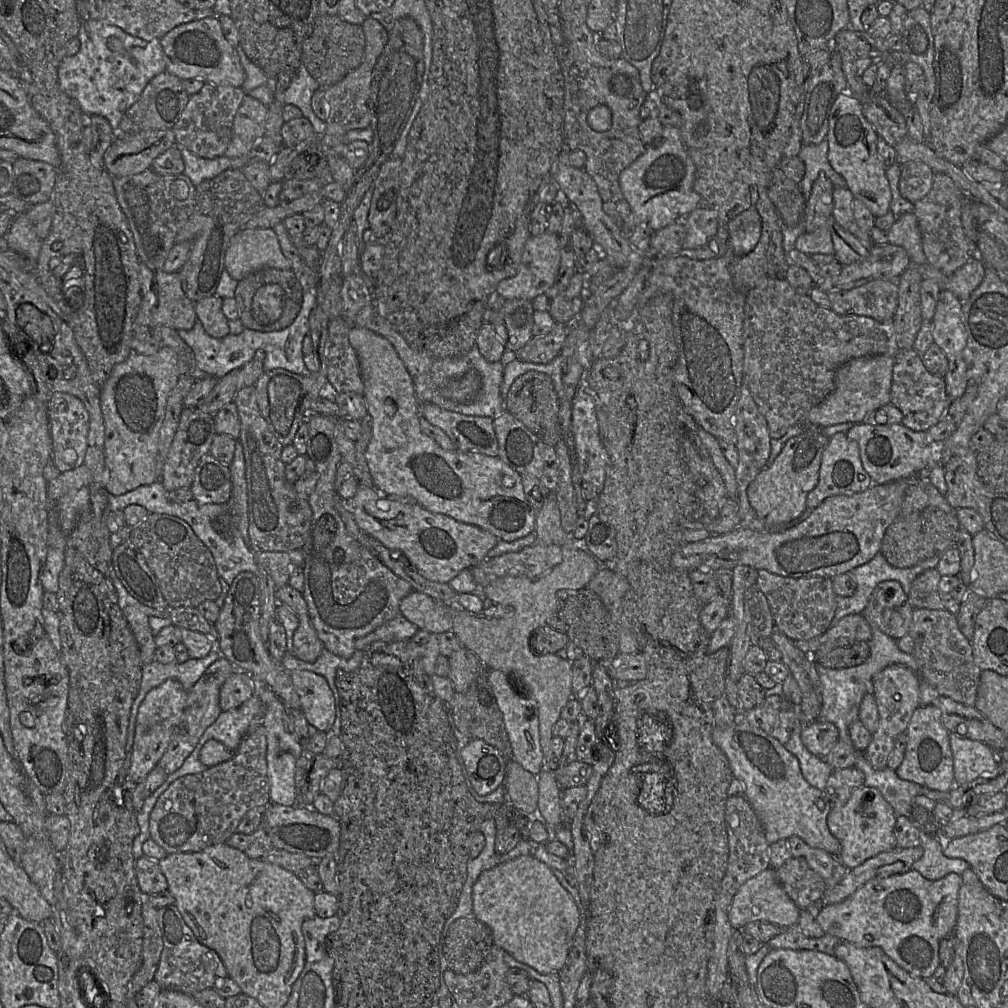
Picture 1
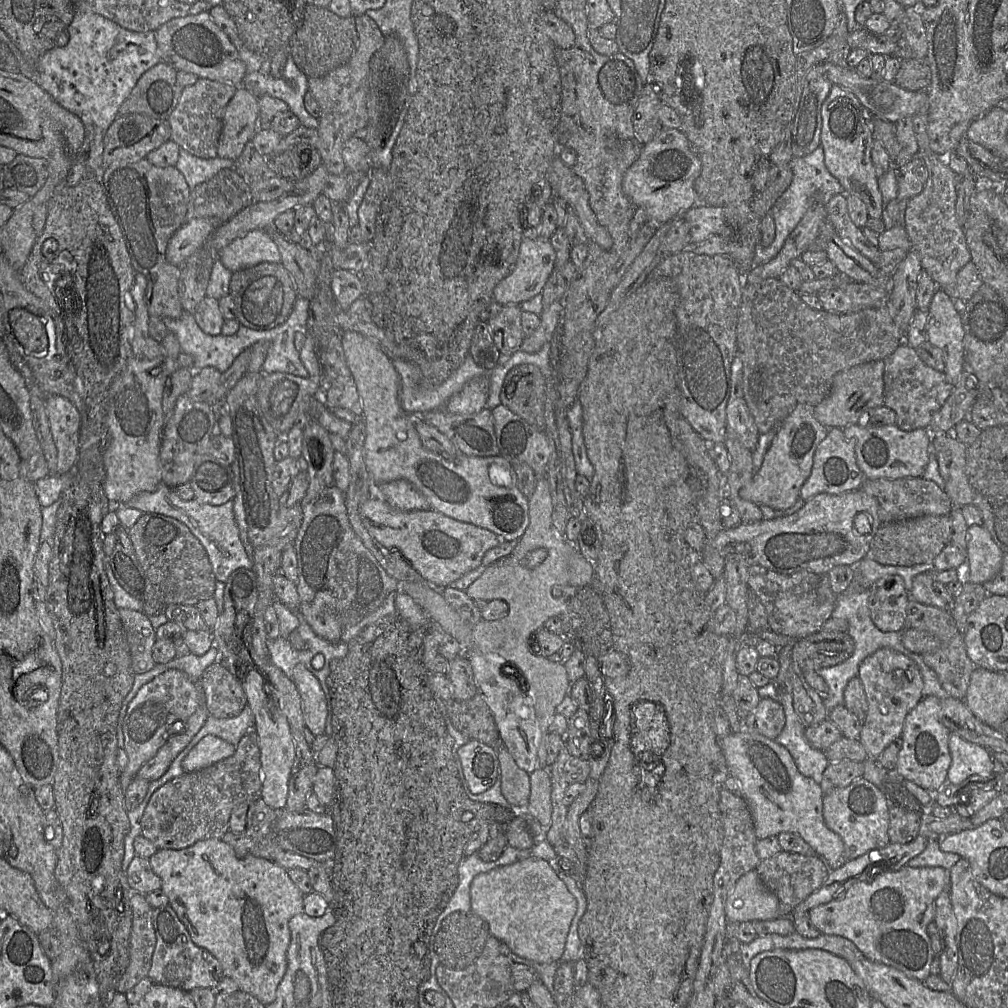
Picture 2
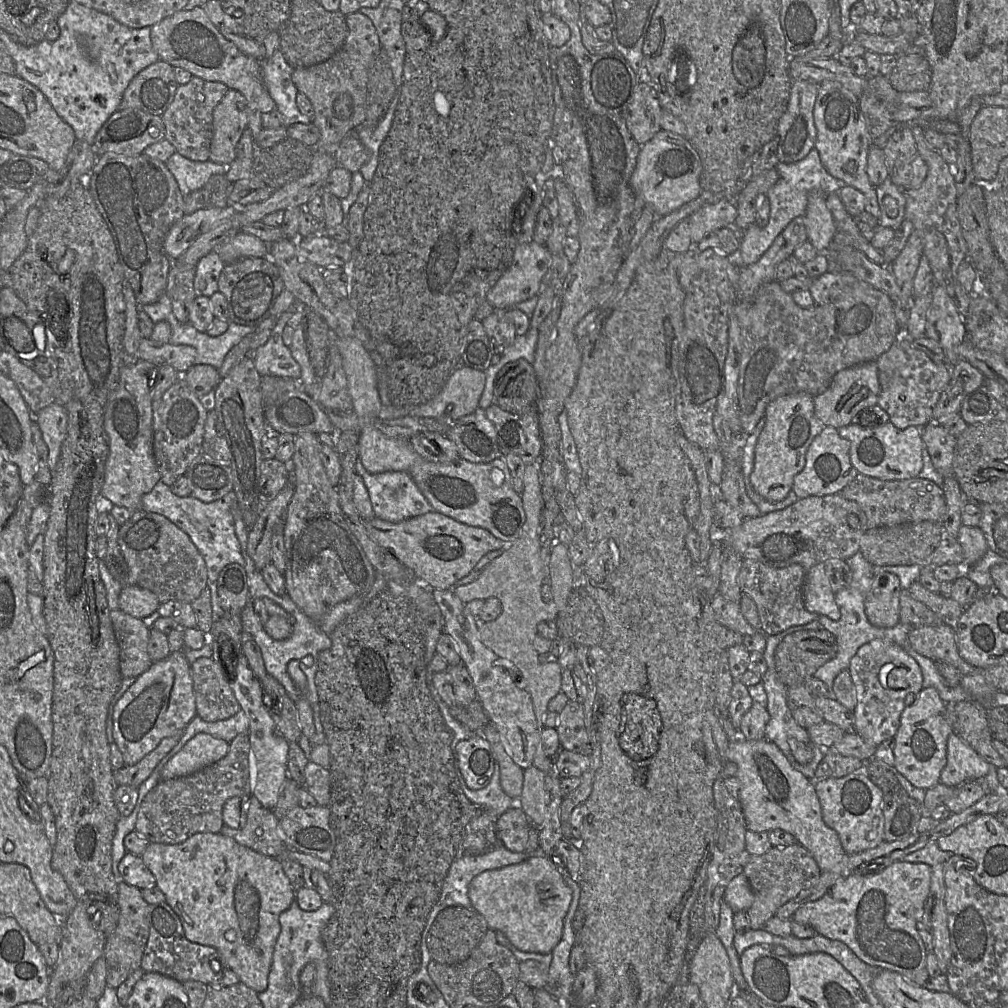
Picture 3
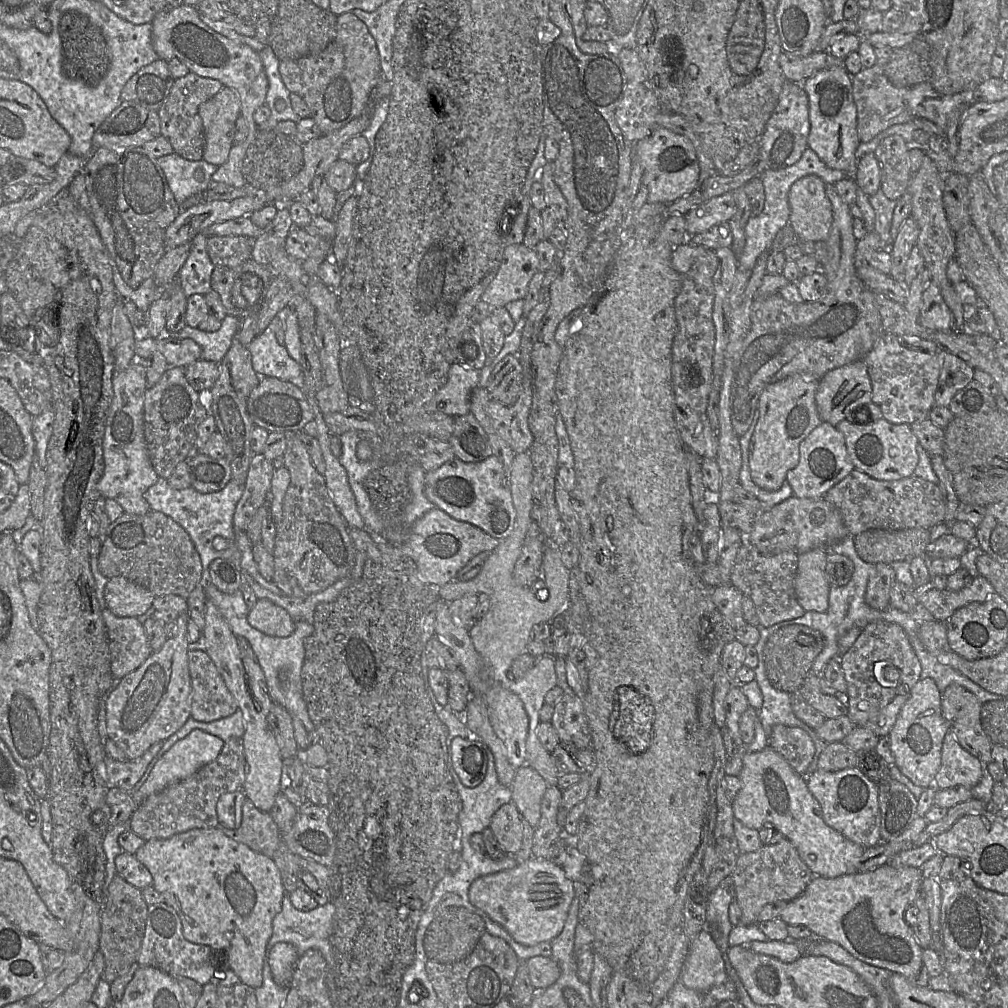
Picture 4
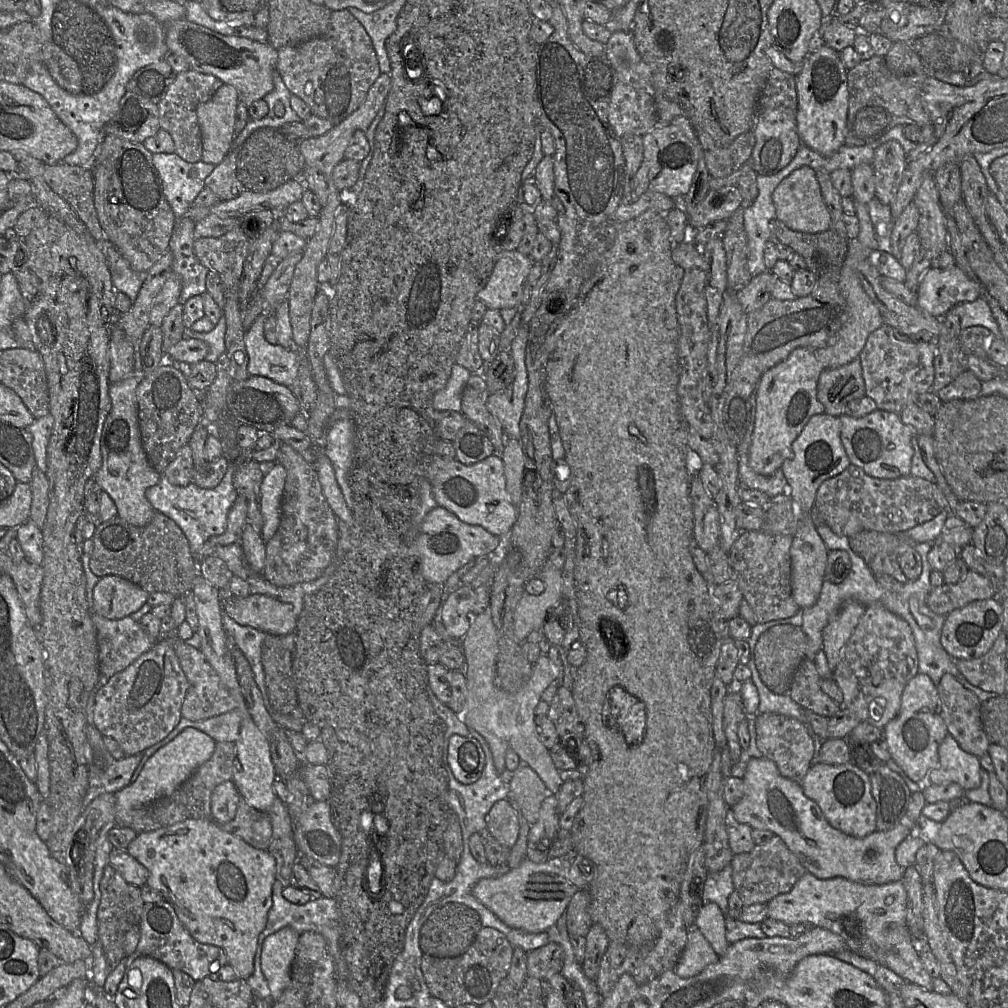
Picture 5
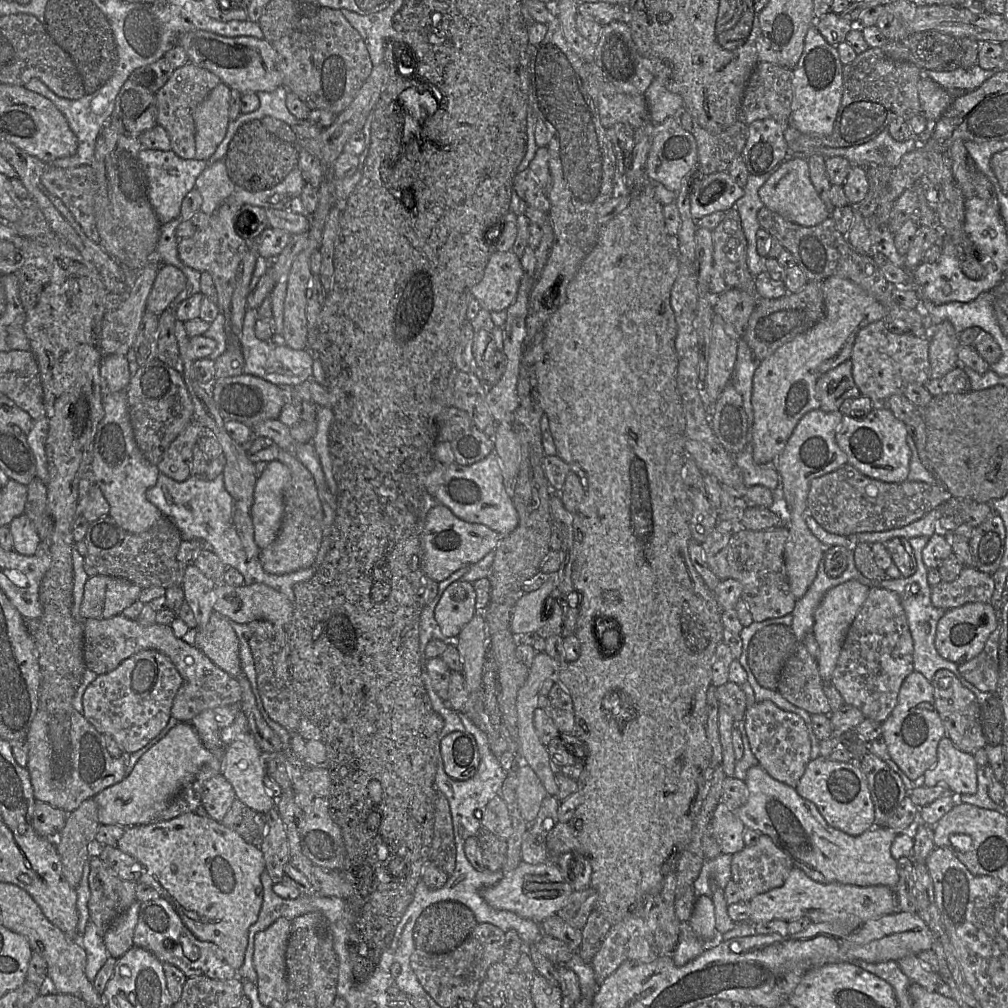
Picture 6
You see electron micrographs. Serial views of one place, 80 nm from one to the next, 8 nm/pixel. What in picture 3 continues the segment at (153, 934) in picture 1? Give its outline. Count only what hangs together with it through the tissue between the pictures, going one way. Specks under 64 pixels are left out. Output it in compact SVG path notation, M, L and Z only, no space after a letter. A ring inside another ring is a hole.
M124 881L118 884L118 906L120 916L115 930L105 939L103 957L106 961L106 983L117 989L134 971L140 969L143 952L149 937L147 921L149 904L139 888Z

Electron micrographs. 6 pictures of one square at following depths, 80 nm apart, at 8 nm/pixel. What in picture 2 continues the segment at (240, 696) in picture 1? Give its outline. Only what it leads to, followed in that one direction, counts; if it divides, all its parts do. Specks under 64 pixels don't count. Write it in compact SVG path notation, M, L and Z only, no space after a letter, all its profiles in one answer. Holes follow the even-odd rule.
M219 662L208 666L197 683L210 716L231 718L247 705L242 679Z

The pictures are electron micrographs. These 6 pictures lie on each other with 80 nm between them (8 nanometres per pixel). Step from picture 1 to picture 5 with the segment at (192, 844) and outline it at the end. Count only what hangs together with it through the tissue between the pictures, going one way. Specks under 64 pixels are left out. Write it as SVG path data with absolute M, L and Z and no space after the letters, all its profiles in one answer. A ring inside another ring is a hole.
M216 742L215 750L211 758L202 764L192 776L180 785L171 795L158 799L148 805L136 809L133 813L131 829L136 833L149 832L159 828L174 825L187 819L211 819L211 794L214 788L225 782L232 781L235 772L235 759L237 758L235 742Z

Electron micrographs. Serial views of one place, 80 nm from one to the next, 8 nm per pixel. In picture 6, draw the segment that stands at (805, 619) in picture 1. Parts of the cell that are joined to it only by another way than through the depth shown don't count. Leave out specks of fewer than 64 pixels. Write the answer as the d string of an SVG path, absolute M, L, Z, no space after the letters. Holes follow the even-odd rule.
M786 526L760 531L739 527L729 541L727 561L730 577L741 583L741 599L746 602L754 621L782 617L795 608L797 599L790 589L784 560L788 537L789 528Z

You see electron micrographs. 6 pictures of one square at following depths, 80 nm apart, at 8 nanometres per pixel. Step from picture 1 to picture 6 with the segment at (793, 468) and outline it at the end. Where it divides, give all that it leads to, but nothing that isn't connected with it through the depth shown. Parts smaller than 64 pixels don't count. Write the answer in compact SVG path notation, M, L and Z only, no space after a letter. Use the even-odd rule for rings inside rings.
M829 277L822 281L822 291L825 305L824 317L809 330L798 334L791 341L779 347L772 355L759 361L754 372L752 447L753 459L757 464L775 463L800 419L807 412L820 408L817 393L818 379L829 370L850 359L856 336L862 328L872 322L887 318L886 308L862 287L848 278Z

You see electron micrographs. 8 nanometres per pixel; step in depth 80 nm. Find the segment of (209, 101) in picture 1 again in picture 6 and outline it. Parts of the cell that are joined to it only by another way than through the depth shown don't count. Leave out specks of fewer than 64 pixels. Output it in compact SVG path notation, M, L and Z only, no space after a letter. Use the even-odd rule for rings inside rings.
M188 61L185 65L175 68L168 81L155 94L157 100L157 123L168 133L171 150L179 157L183 159L195 158L195 109L221 82L222 80L211 71Z

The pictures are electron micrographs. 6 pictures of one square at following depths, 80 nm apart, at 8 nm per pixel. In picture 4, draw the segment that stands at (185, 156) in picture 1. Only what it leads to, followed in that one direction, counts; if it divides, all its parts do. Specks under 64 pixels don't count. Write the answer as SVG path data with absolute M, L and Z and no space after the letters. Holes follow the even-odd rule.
M175 152L157 160L179 205L188 197L205 192L212 183L212 175L219 167L204 160L184 159Z

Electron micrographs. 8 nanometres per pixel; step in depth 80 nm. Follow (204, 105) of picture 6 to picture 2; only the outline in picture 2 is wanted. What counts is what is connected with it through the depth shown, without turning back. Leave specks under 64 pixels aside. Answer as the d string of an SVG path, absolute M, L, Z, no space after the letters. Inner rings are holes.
M243 86L237 87L227 104L217 156L237 160L245 145L252 141L259 129L259 104L257 96Z

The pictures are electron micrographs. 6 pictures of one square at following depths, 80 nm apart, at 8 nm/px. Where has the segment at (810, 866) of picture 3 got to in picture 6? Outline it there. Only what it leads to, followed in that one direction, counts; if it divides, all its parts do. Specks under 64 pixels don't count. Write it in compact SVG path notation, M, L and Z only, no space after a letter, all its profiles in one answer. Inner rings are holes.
M761 835L754 845L735 853L731 862L731 878L739 886L741 901L749 902L755 896L782 886L794 867L790 857L778 848L770 837Z

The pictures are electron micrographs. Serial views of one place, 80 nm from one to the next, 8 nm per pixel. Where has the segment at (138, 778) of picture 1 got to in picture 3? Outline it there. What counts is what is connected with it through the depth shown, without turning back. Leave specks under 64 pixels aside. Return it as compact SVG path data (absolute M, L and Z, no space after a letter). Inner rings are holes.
M174 651L151 666L128 687L113 707L113 739L125 765L134 765L166 737L182 733L197 716L193 679L185 651Z

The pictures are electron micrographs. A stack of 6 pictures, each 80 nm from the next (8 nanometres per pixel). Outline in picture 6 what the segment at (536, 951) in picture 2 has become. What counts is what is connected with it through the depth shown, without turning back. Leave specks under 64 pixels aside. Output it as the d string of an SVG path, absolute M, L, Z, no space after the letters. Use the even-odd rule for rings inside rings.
M554 862L539 865L521 863L515 871L505 876L497 884L480 891L481 897L491 907L506 910L525 919L541 923L550 916L558 914L573 890L563 878Z

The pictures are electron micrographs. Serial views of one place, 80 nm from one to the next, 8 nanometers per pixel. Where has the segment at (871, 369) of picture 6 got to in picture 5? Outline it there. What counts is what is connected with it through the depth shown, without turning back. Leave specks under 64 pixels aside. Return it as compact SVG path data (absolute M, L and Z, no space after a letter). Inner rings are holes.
M887 324L881 325L869 335L858 356L862 367L865 395L875 401L878 409L899 414L906 406L916 404L919 395L932 391L935 379L934 357L934 343L910 338Z

